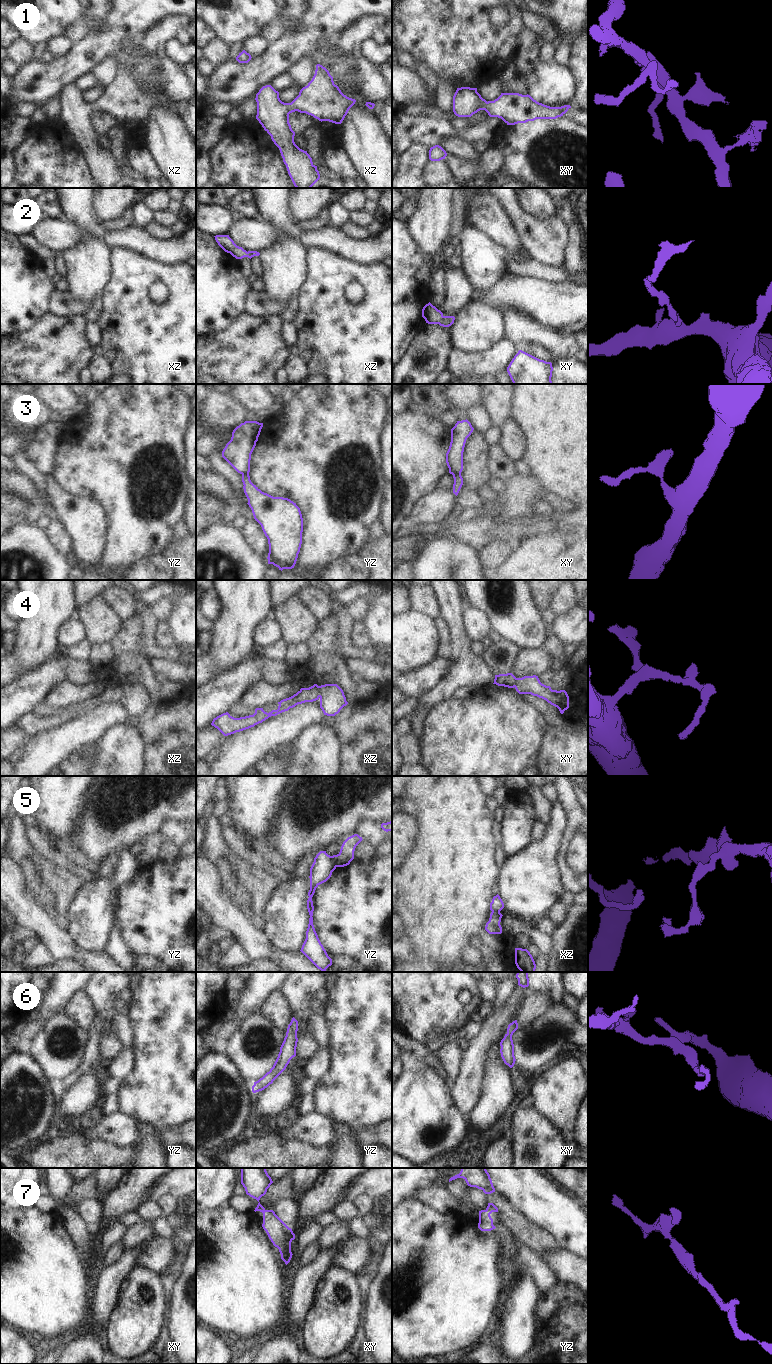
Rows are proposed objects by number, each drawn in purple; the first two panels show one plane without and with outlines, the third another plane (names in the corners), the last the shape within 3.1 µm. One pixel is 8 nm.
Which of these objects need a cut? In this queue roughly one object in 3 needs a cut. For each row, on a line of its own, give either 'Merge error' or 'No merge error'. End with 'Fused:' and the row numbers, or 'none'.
1: No merge error
2: No merge error
3: Merge error
4: No merge error
5: Merge error
6: No merge error
7: No merge error
Fused: 3, 5.

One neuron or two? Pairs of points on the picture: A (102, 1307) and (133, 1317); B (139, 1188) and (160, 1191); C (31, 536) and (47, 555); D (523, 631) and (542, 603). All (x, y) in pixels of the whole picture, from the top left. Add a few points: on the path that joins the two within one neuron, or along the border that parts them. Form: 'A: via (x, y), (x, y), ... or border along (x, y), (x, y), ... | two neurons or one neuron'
A: border along (120, 1288), (117, 1306), (108, 1324) | two neurons
B: border along (160, 1178), (146, 1193), (145, 1199) | two neurons
C: via (33, 541), (42, 550) | one neuron
D: border along (529, 590), (533, 602), (541, 612) | two neurons

